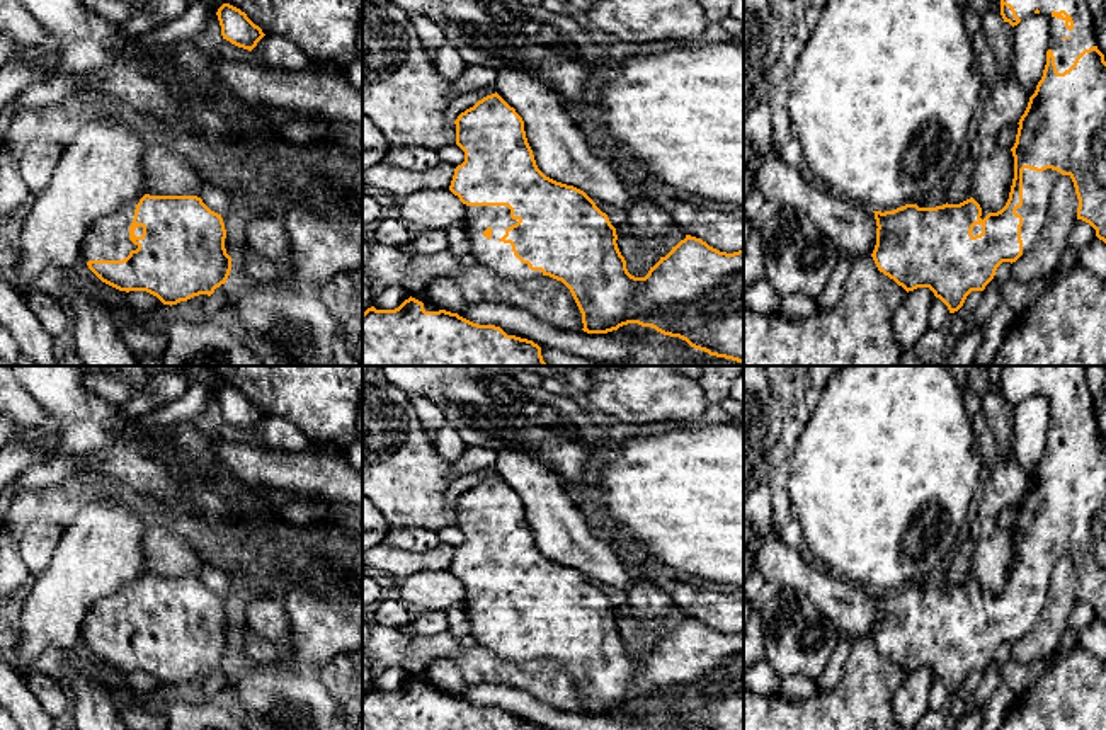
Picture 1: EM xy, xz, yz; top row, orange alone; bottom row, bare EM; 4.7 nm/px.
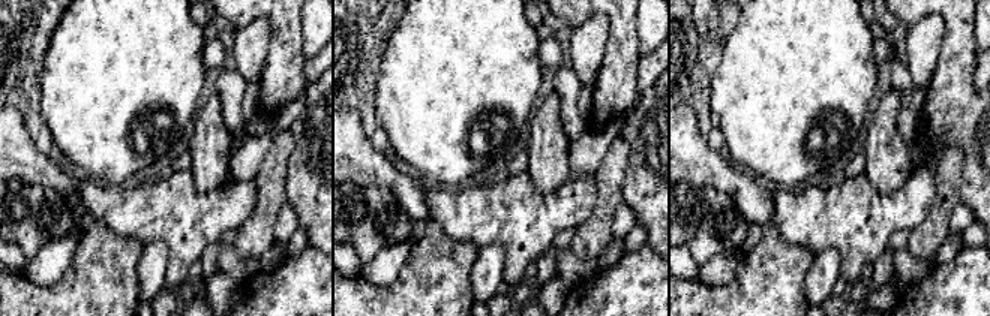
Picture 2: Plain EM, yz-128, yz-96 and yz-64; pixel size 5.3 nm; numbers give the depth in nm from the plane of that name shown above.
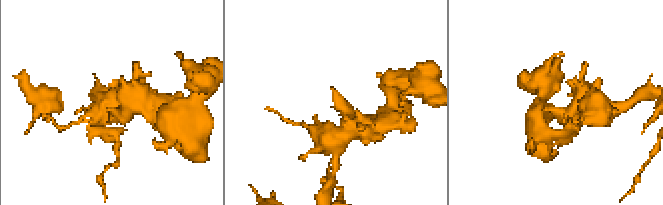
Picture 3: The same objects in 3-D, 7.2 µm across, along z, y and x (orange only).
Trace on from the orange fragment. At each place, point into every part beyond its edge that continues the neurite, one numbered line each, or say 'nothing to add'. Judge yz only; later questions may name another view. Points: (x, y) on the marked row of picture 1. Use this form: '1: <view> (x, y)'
1: yz (1037, 186)

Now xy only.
1: xy (108, 239)

